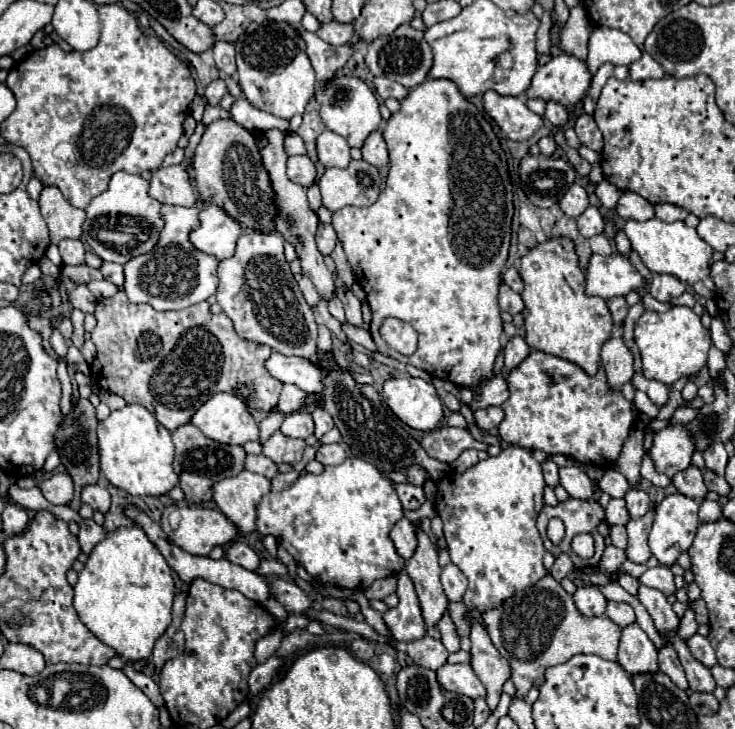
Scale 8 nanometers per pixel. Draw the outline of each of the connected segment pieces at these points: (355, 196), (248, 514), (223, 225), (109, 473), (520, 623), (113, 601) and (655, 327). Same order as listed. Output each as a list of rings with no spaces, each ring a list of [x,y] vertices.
[[[350,160],[346,168],[326,168],[318,180],[322,204],[336,212],[344,206],[370,206],[380,194],[378,168],[364,160]]]
[[[242,470],[234,478],[224,478],[214,484],[214,502],[222,514],[236,524],[244,534],[256,530],[256,506],[264,494],[270,492],[270,480]]]
[[[206,206],[200,212],[200,226],[192,230],[190,242],[204,254],[212,254],[218,260],[230,258],[236,248],[236,240],[242,228],[220,206]]]
[[[126,404],[122,410],[116,410],[106,420],[98,422],[98,444],[100,470],[116,488],[122,488],[132,496],[162,496],[178,484],[178,476],[172,468],[172,436],[154,414],[140,404]]]
[[[550,574],[534,586],[514,594],[502,606],[488,610],[484,622],[492,644],[510,664],[510,678],[516,686],[514,698],[524,698],[532,686],[540,686],[546,668],[568,662],[568,658],[576,654],[596,654],[614,662],[622,634],[622,628],[606,616],[582,616],[572,596]]]
[[[138,526],[108,532],[90,552],[74,586],[74,608],[84,626],[130,662],[146,660],[152,654],[154,642],[170,624],[172,598],[172,570]]]
[[[674,306],[662,313],[646,310],[634,324],[634,342],[640,350],[644,376],[656,378],[668,386],[682,376],[696,374],[706,364],[712,346],[710,334],[702,326],[700,316],[696,316],[688,306]]]

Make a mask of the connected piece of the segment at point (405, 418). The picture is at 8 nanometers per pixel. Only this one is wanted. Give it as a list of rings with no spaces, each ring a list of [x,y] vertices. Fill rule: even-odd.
[[[390,378],[382,388],[384,402],[410,428],[430,432],[442,420],[442,402],[436,388],[422,378]]]

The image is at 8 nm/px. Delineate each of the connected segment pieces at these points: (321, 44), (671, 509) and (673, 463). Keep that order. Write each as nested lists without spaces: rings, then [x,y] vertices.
[[[298,28],[298,34],[304,38],[306,42],[306,54],[314,66],[316,78],[318,82],[328,82],[338,68],[342,68],[350,56],[352,56],[352,46],[332,46],[328,42],[324,42],[322,38],[318,38],[314,32],[308,32],[304,28]]]
[[[680,492],[666,496],[656,508],[654,524],[652,524],[652,530],[648,536],[648,544],[650,544],[650,550],[656,556],[656,560],[662,566],[672,566],[678,560],[678,556],[692,546],[696,528],[698,528],[698,502]]]
[[[678,424],[668,426],[654,436],[648,456],[652,458],[656,472],[672,478],[676,472],[682,472],[690,466],[692,452],[694,444],[690,440],[690,434],[684,426]]]

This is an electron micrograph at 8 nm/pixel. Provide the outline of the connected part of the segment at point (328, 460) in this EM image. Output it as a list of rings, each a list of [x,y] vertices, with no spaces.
[[[330,444],[330,446],[320,446],[316,452],[316,460],[324,466],[334,466],[342,464],[346,460],[346,450],[342,444]]]

